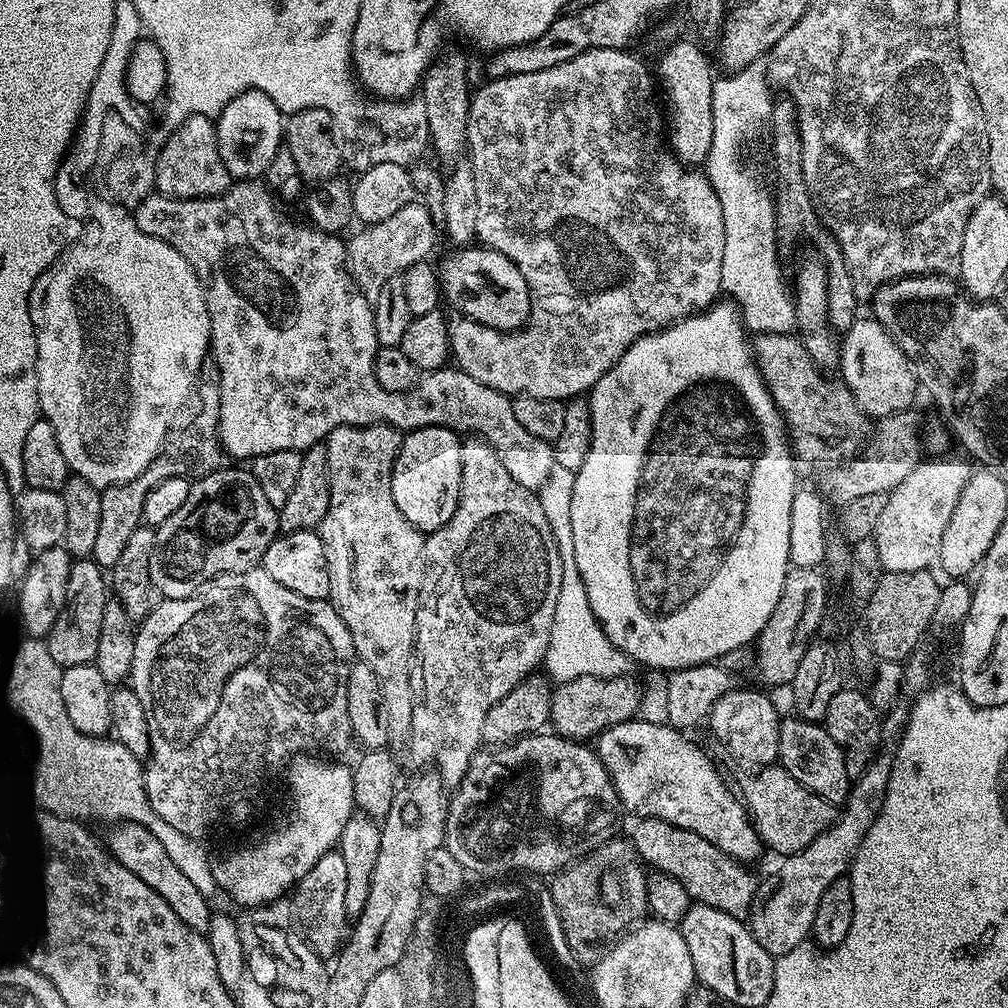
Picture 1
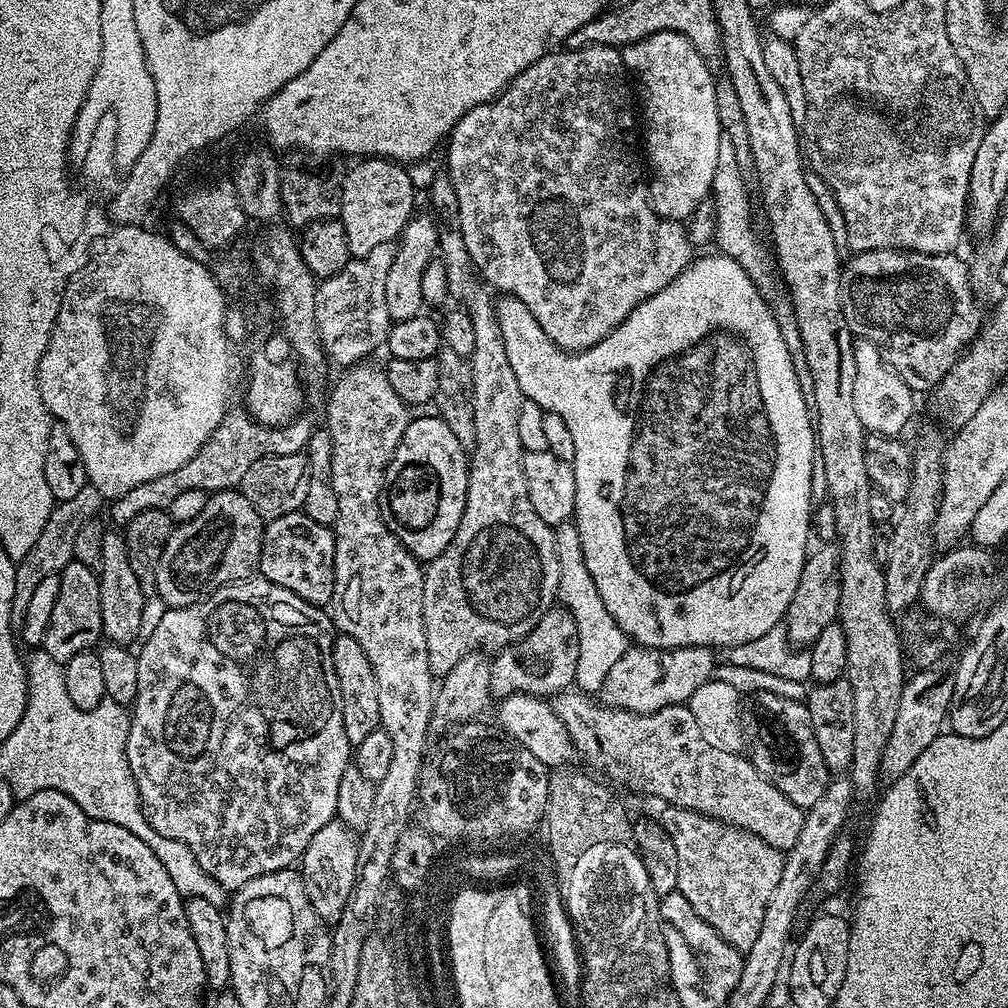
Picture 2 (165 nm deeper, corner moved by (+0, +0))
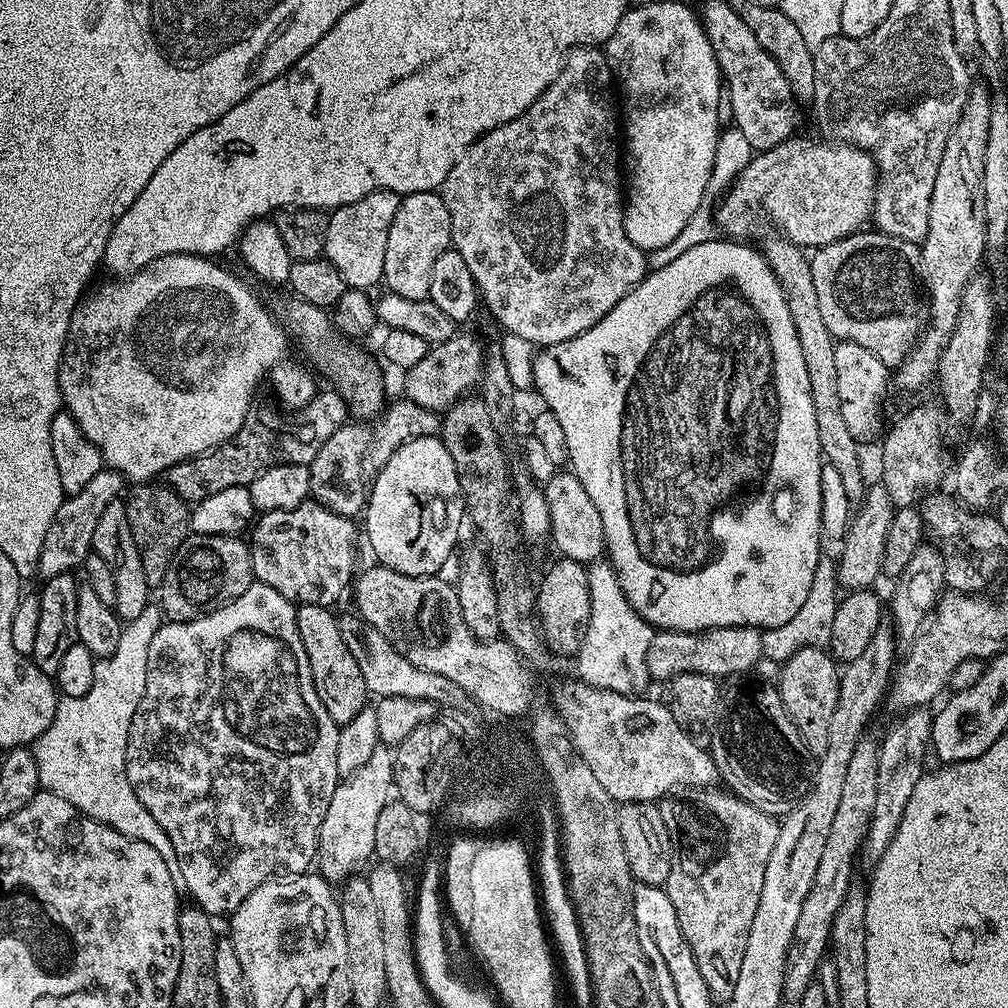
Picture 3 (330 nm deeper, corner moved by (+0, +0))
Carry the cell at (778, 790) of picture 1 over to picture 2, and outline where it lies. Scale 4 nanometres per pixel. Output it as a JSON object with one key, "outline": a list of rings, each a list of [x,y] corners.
{"outline":[[[569,690],[557,694],[551,701],[551,706],[553,711],[556,712],[556,717],[566,726],[566,730],[570,734],[572,744],[576,747],[577,753],[581,757],[584,755],[585,762],[593,764],[596,768],[605,768],[616,780],[628,779],[628,784],[634,791],[645,792],[648,796],[657,796],[660,800],[668,800],[664,802],[671,802],[677,808],[693,808],[696,812],[705,812],[707,816],[713,816],[715,820],[722,820],[725,824],[734,824],[736,827],[746,830],[758,838],[762,838],[762,842],[774,846],[782,853],[792,848],[794,842],[798,842],[798,834],[802,831],[805,809],[800,808],[794,802],[790,802],[790,798],[786,798],[786,794],[782,794],[782,790],[778,790],[778,786],[766,782],[766,778],[762,778],[758,774],[758,770],[753,766],[751,759],[747,755],[718,750],[718,746],[710,746],[710,742],[706,742],[706,738],[702,738],[702,730],[698,730],[698,722],[694,722],[694,714],[690,714],[690,710],[685,705],[675,704],[674,706],[666,706],[662,710],[651,712],[650,714],[638,714],[637,712],[627,712],[626,710],[618,710],[617,708],[607,708],[605,704],[600,703],[599,699],[593,698],[589,693],[579,690]]]}

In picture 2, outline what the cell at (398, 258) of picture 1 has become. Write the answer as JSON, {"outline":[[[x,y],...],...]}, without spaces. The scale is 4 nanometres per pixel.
{"outline":[[[396,244],[374,246],[370,254],[348,261],[338,274],[319,281],[316,286],[316,329],[320,346],[333,365],[347,370],[353,364],[367,361],[375,348],[383,349],[390,321],[386,310],[386,274],[394,262]]]}

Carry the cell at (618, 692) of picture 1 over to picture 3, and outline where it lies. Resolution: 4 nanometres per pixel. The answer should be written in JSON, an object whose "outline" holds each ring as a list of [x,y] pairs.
{"outline":[[[746,624],[711,628],[708,632],[660,630],[653,635],[648,647],[646,666],[648,667],[648,675],[653,681],[670,682],[676,676],[687,672],[727,678],[751,673],[757,662],[761,660],[762,650],[761,633],[755,628],[749,628]]]}

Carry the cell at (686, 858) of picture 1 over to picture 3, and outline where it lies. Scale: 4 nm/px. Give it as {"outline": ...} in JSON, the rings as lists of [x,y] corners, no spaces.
{"outline":[[[689,787],[687,790],[677,791],[675,794],[669,794],[664,797],[663,800],[659,801],[658,807],[660,813],[662,814],[662,822],[666,822],[666,826],[668,827],[669,834],[672,835],[674,841],[675,855],[672,858],[672,869],[670,870],[670,878],[668,879],[666,885],[666,891],[668,893],[668,897],[670,898],[670,902],[674,902],[674,914],[678,918],[678,926],[680,927],[680,933],[686,938],[686,942],[690,946],[690,950],[694,954],[694,958],[698,962],[698,970],[702,974],[702,978],[706,982],[706,986],[710,990],[710,994],[712,995],[713,1001],[717,1005],[722,1005],[732,998],[734,994],[734,986],[735,983],[738,982],[738,974],[742,965],[742,956],[746,951],[746,938],[750,938],[750,926],[754,923],[754,910],[758,910],[758,898],[762,898],[762,878],[766,878],[766,862],[770,862],[770,854],[774,850],[774,842],[778,842],[778,830],[780,829],[780,820],[775,816],[771,816],[770,814],[766,814],[762,810],[758,810],[754,805],[748,803],[747,800],[740,799],[739,796],[733,794],[731,791],[723,790],[724,792],[712,792],[716,790],[709,790],[707,787],[702,788],[693,788]]]}

